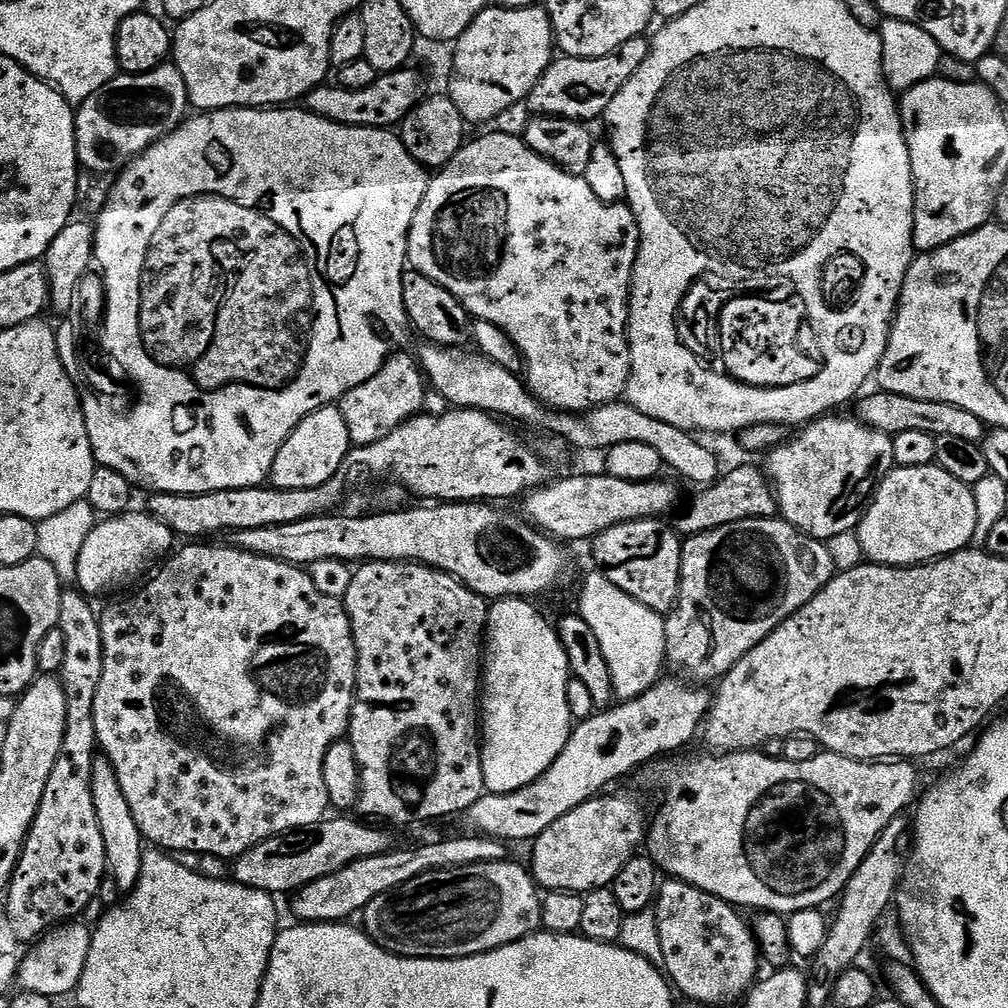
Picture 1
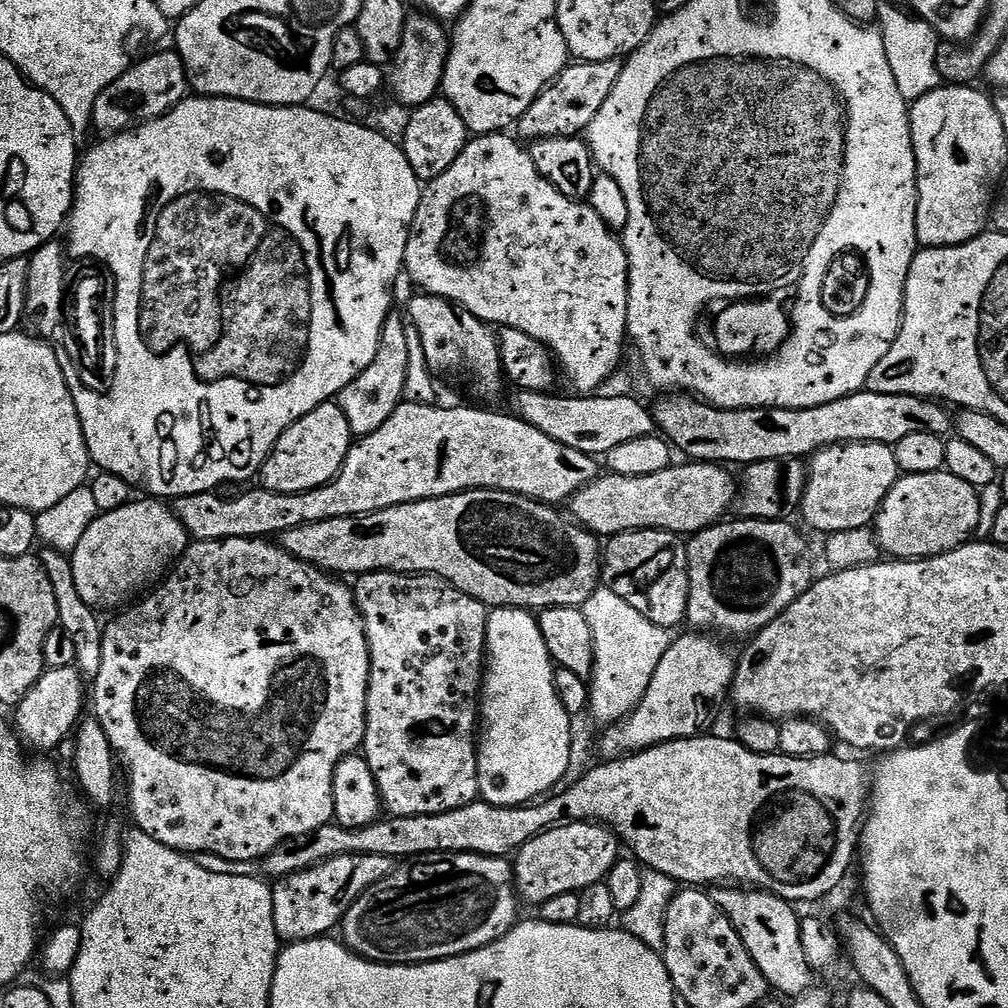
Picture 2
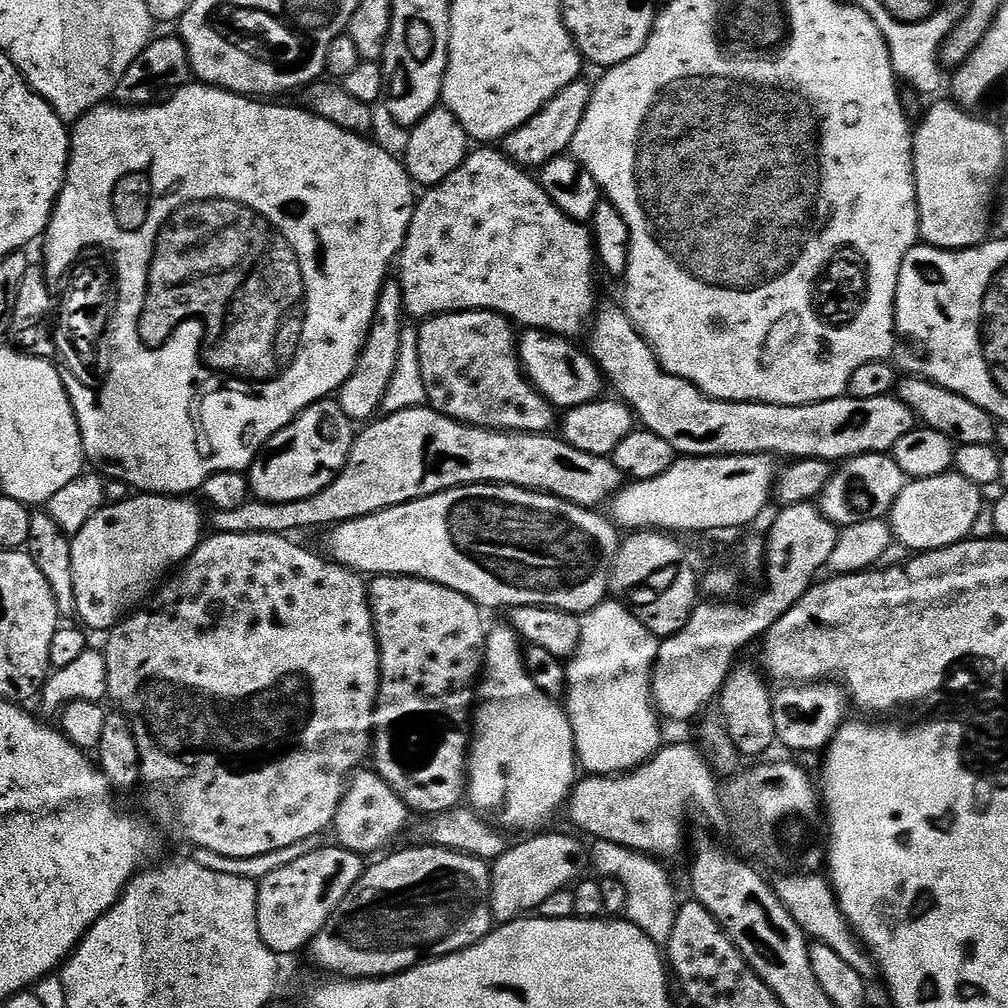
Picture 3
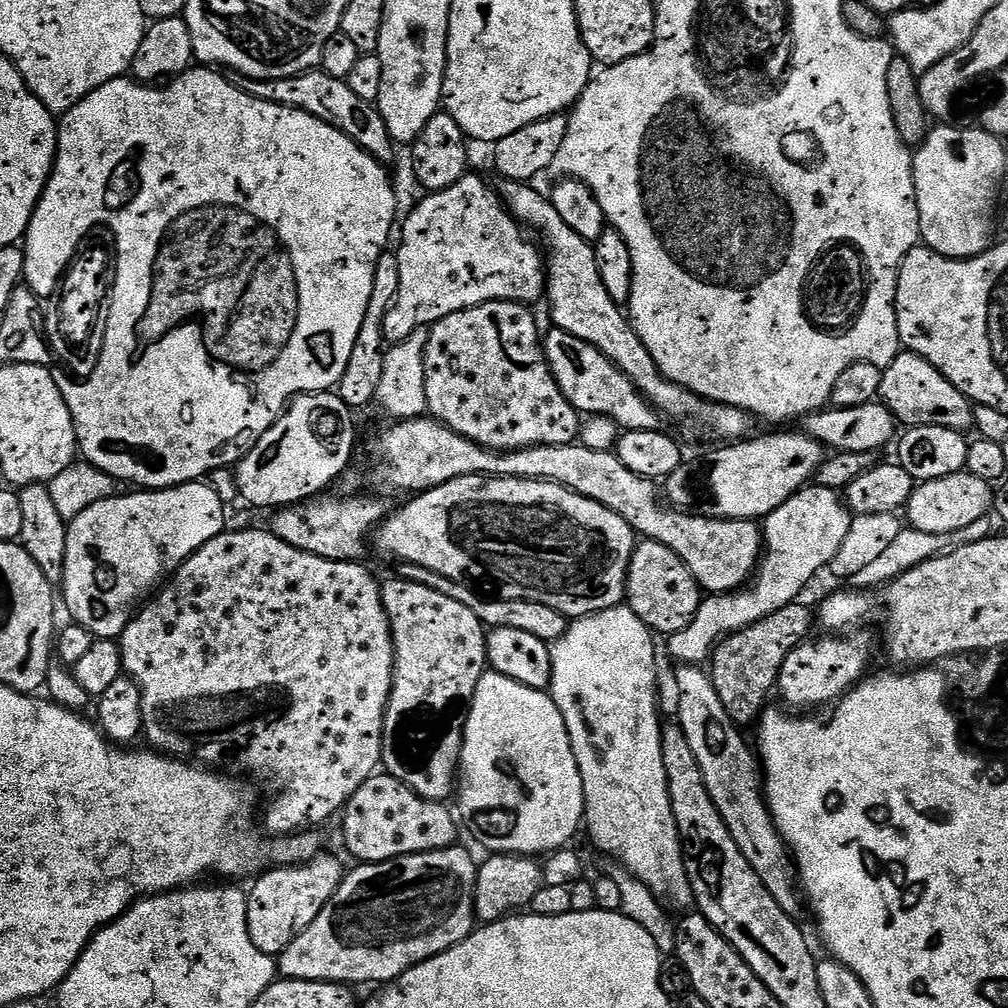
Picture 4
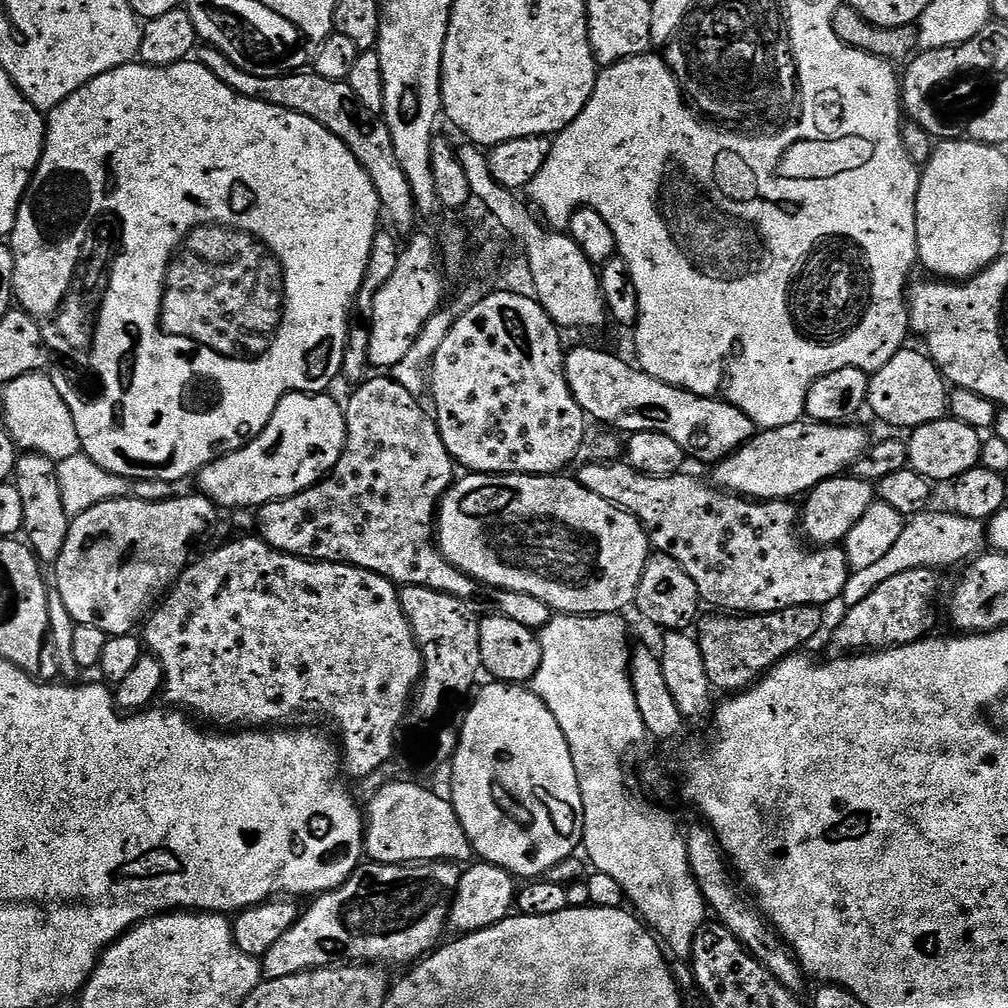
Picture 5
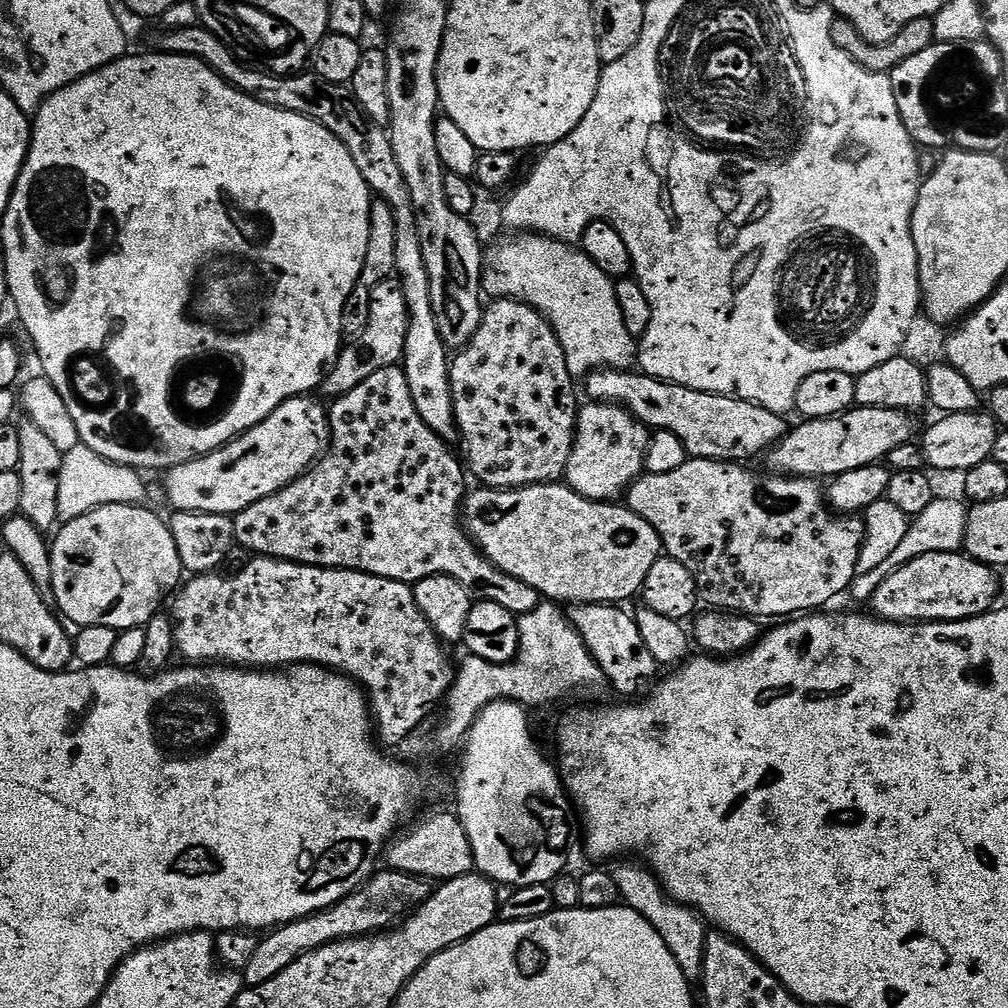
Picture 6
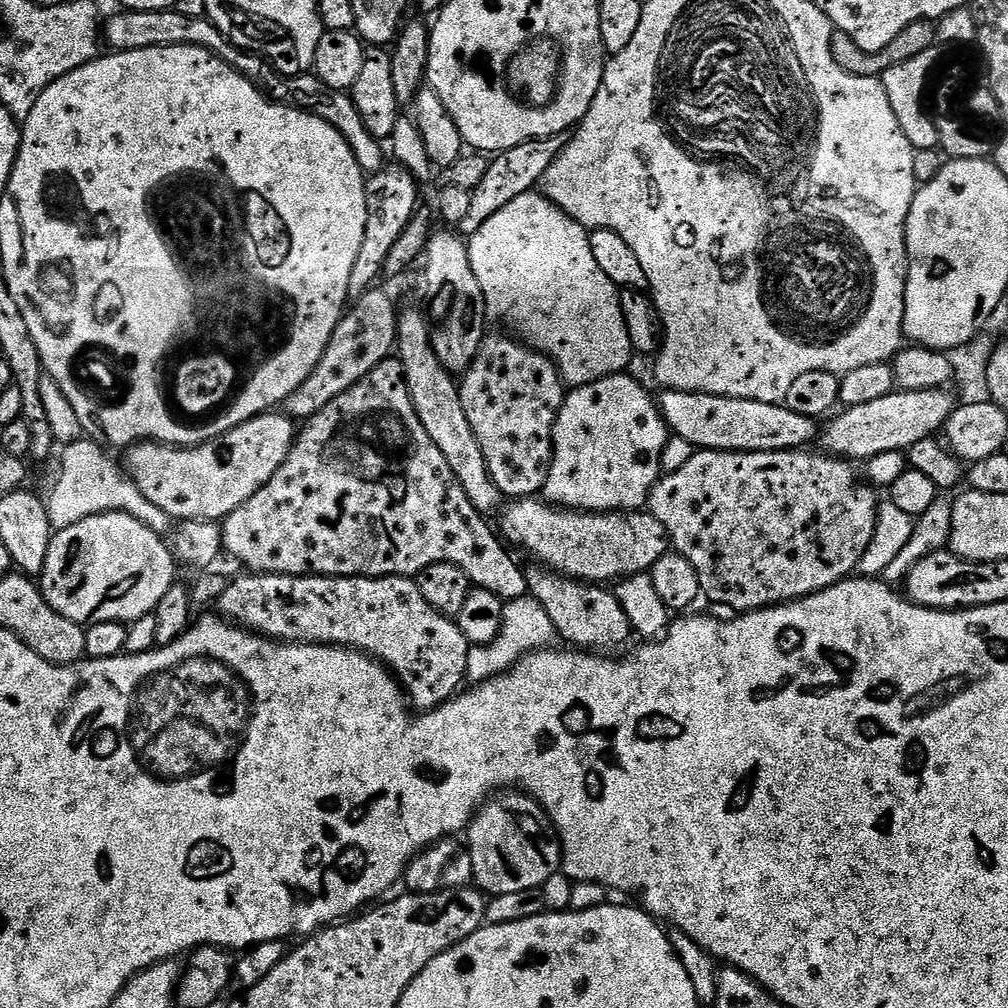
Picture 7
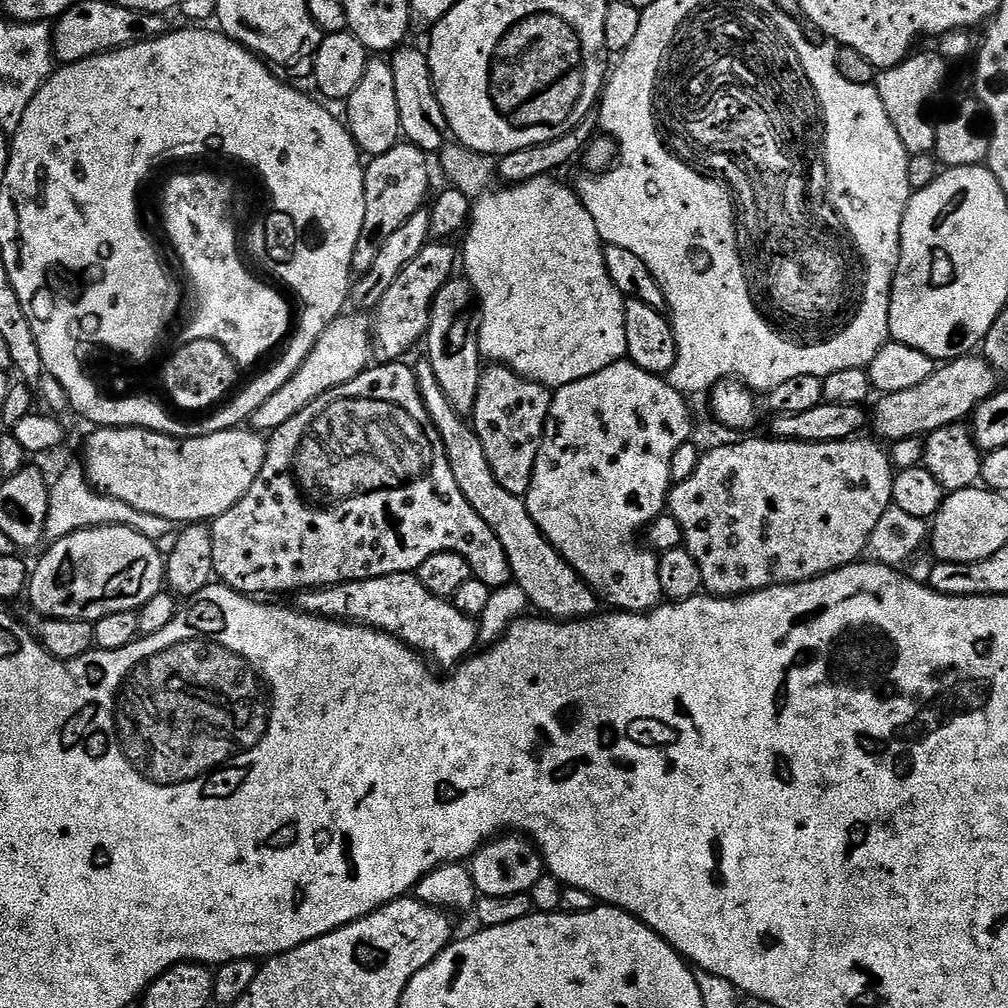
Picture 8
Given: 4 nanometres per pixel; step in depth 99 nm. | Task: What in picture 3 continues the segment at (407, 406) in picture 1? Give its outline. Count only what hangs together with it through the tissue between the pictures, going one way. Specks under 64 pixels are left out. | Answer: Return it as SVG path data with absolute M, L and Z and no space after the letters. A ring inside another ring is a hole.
M389 278L384 281L380 291L380 297L376 303L374 318L370 326L370 334L366 338L364 349L360 352L360 357L350 374L350 378L346 378L346 382L342 382L338 393L339 406L349 420L368 422L381 411L387 386L389 386L390 380L394 376L395 366L398 363L402 332L406 328L404 320L406 321L404 291L399 279Z

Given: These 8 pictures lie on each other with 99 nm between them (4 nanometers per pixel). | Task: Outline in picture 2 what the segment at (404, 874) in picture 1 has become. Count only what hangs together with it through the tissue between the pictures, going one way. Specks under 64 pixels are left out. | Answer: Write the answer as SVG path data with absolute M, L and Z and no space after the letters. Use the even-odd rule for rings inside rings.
M335 856L301 872L281 876L271 885L274 930L281 941L318 940L341 927L350 906L367 888L384 884L394 862L381 856Z

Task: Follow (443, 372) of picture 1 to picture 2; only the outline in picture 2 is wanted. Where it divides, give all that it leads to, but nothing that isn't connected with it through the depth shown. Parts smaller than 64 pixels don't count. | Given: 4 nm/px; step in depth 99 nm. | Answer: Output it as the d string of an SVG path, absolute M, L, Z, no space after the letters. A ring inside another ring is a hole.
M517 391L511 411L530 426L542 430L546 438L570 446L570 450L582 450L587 456L603 457L622 442L634 442L634 438L646 438L657 431L653 413L648 412L632 396L600 396L604 394L567 394L552 396L548 392Z

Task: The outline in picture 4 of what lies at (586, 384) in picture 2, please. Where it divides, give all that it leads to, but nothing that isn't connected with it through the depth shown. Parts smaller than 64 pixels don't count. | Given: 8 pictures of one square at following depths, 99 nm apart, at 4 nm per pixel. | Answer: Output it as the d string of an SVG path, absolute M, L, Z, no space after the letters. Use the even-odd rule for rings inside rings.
M465 174L458 182L454 182L454 186L425 195L425 200L405 220L403 217L398 232L400 249L394 252L398 258L398 294L384 323L384 338L389 345L410 338L410 334L419 327L437 324L450 314L477 308L480 304L515 300L518 304L532 306L535 300L545 299L546 260L541 249L524 237L525 229L504 207L497 189L491 188L482 177L472 175Z

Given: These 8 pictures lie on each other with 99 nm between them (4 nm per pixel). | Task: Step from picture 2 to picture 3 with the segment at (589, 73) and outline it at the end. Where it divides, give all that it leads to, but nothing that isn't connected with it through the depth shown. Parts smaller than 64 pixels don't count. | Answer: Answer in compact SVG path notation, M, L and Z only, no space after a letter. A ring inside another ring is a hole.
M581 78L575 80L570 86L566 86L566 90L560 91L534 118L528 119L523 126L516 128L510 135L506 136L502 142L504 154L521 167L528 170L536 170L544 167L554 157L567 153L574 142L574 134L578 134L578 126L582 122L582 114L586 114L586 106L590 106L593 85L591 83L587 84L586 80Z

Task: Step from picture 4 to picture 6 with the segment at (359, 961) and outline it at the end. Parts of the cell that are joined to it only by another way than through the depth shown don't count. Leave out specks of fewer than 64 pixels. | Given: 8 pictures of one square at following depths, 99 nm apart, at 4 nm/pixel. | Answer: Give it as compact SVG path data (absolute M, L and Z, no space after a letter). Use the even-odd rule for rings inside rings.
M391 870L377 871L371 880L346 898L342 898L332 908L315 912L312 916L269 931L265 935L268 937L257 943L250 962L246 962L242 969L245 985L257 988L262 986L262 982L270 982L270 978L282 974L282 970L286 970L286 966L294 963L303 952L313 952L315 948L333 944L335 940L352 940L356 936L370 936L374 932L383 932L397 922L403 921L409 913L419 908L429 895L429 881L419 876Z

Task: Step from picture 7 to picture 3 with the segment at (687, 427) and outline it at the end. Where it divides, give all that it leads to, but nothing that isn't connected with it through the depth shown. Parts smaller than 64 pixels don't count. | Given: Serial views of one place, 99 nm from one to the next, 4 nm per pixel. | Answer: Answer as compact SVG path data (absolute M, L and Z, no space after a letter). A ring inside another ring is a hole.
M524 328L518 336L520 365L524 374L551 404L564 400L564 410L577 408L601 399L606 380L600 367L587 351L584 352L567 336L556 336L540 328Z

